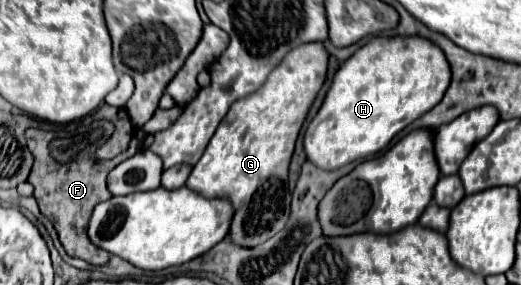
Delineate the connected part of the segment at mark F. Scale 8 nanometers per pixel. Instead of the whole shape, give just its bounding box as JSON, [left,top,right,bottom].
[26,128,146,266]

